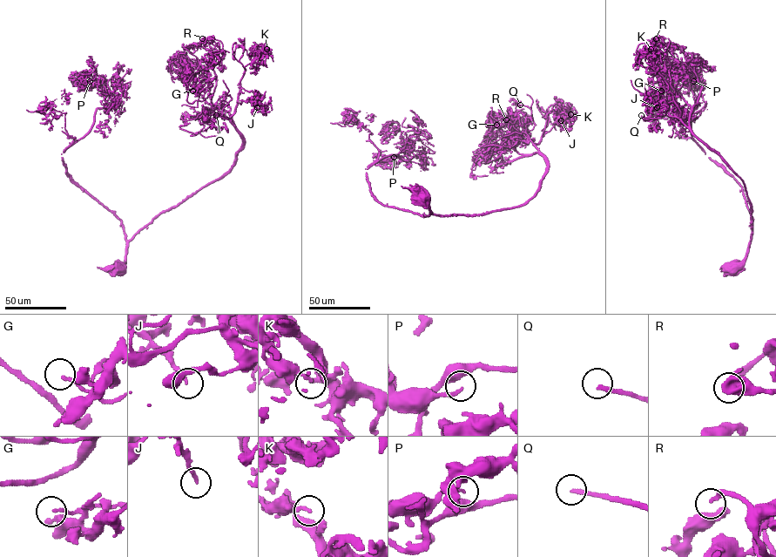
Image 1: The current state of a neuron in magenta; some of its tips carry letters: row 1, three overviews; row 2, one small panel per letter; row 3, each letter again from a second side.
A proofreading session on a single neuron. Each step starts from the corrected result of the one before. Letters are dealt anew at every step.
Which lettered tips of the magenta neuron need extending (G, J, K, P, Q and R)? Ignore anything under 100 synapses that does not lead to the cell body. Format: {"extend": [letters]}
{"extend": ["G", "Q", "R"]}

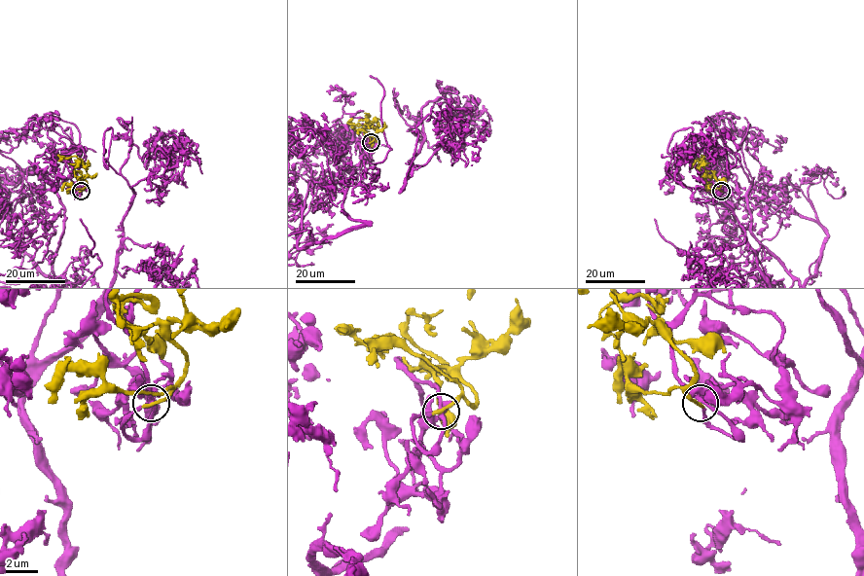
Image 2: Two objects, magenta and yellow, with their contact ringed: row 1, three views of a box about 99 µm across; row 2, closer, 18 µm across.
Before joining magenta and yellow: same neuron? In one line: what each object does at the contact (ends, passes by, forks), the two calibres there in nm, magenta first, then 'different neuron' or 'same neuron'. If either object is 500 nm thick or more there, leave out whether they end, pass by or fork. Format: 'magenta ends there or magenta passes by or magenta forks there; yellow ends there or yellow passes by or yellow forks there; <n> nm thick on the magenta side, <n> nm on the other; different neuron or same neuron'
magenta forks there; yellow ends there; 280 nm thick on the magenta side, 240 nm on the other; same neuron

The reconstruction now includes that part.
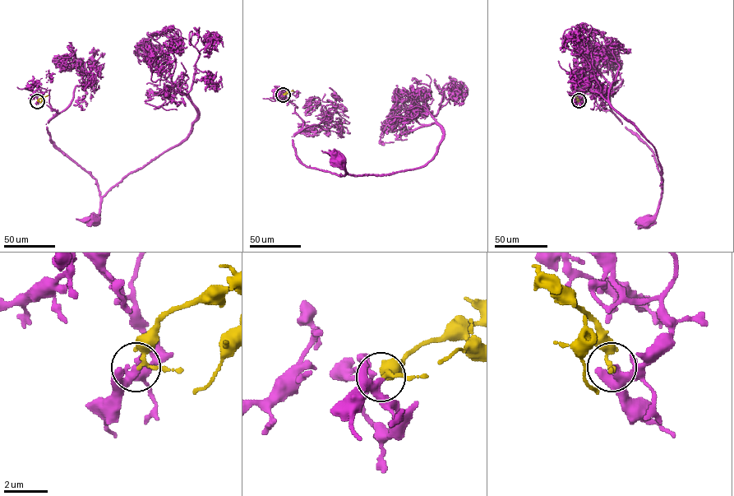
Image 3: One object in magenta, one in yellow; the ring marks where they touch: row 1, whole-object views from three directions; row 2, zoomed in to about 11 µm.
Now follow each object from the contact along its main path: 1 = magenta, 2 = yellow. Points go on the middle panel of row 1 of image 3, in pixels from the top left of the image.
1: (283, 95), (283, 99), (295, 104), (302, 122), (293, 139), (297, 158), (307, 166), (343, 175), (341, 160)
2: (283, 95), (293, 91)

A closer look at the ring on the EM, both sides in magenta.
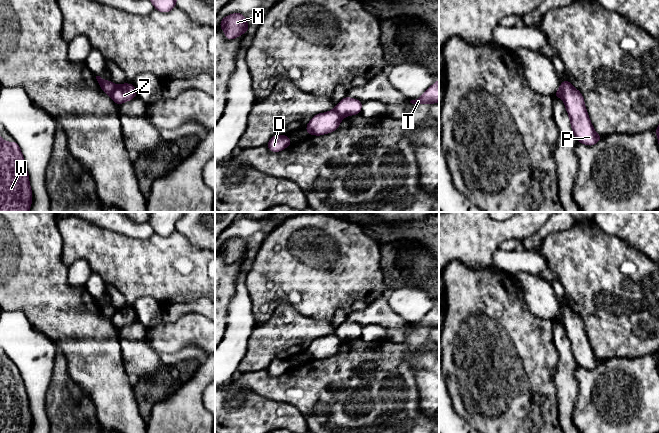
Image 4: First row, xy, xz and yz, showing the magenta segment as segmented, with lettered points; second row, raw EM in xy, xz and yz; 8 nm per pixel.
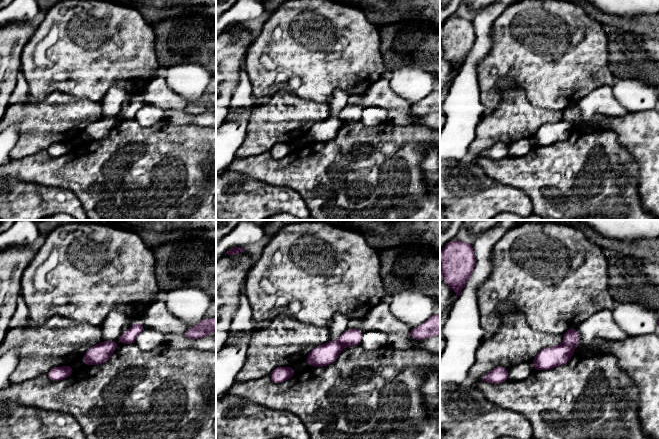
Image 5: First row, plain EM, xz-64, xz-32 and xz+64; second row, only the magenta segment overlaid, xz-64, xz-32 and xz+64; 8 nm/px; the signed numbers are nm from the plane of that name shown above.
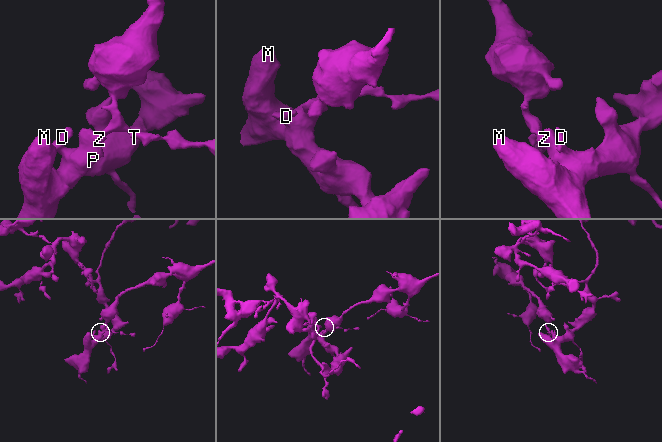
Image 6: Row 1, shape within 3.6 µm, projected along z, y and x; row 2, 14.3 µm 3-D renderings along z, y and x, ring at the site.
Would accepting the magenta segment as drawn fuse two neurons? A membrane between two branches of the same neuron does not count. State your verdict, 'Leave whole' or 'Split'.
Split

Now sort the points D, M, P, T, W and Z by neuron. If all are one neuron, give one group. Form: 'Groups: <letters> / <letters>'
Groups: D M P W / T Z

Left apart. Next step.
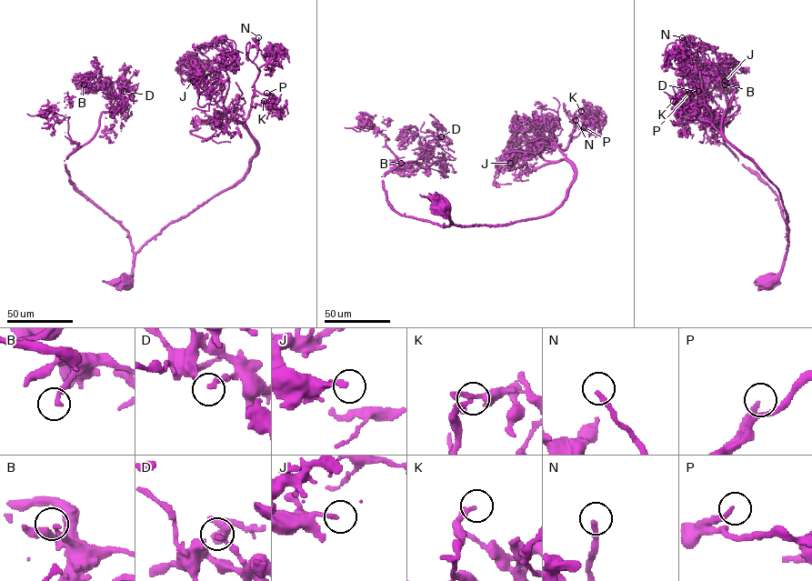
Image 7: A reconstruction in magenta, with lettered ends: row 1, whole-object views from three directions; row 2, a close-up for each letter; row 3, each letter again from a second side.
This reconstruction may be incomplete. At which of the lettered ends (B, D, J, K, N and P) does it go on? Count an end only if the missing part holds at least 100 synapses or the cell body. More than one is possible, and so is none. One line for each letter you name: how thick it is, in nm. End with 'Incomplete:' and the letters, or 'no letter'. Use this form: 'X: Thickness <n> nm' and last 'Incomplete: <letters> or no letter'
K: Thickness 170 nm
N: Thickness 220 nm
P: Thickness 220 nm
Incomplete: K, N, P

